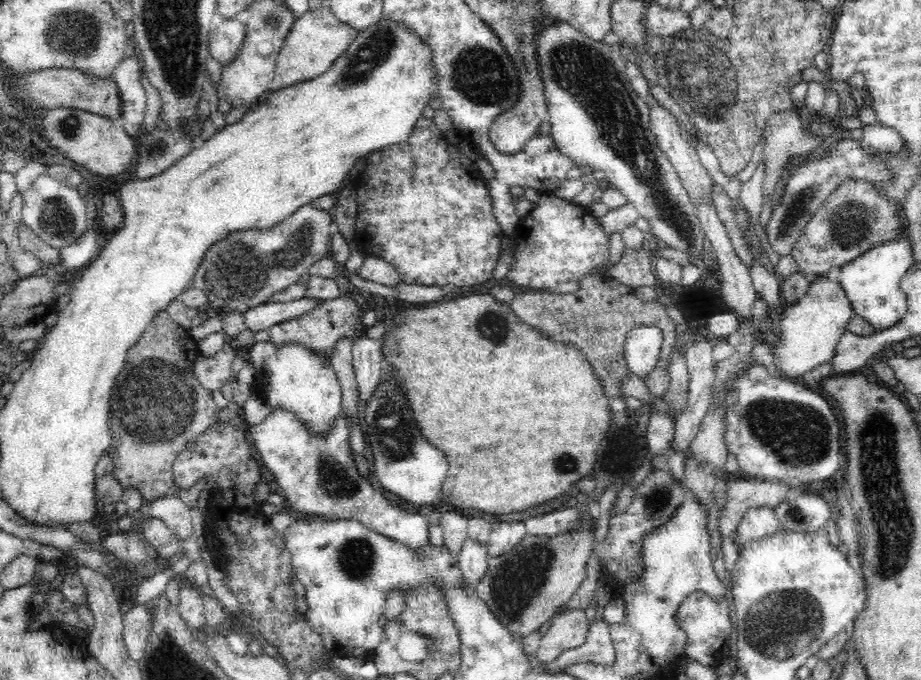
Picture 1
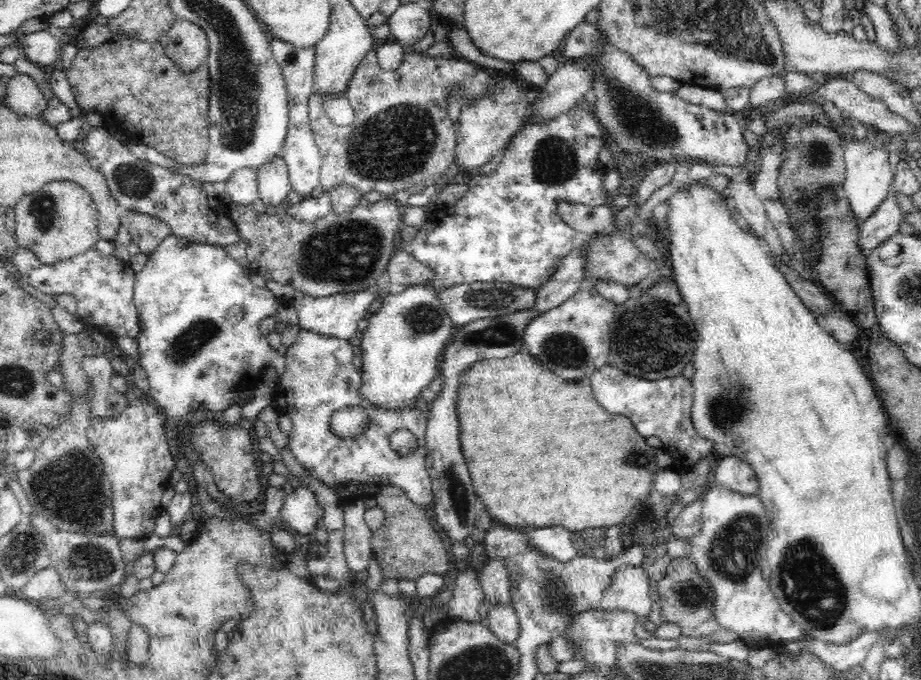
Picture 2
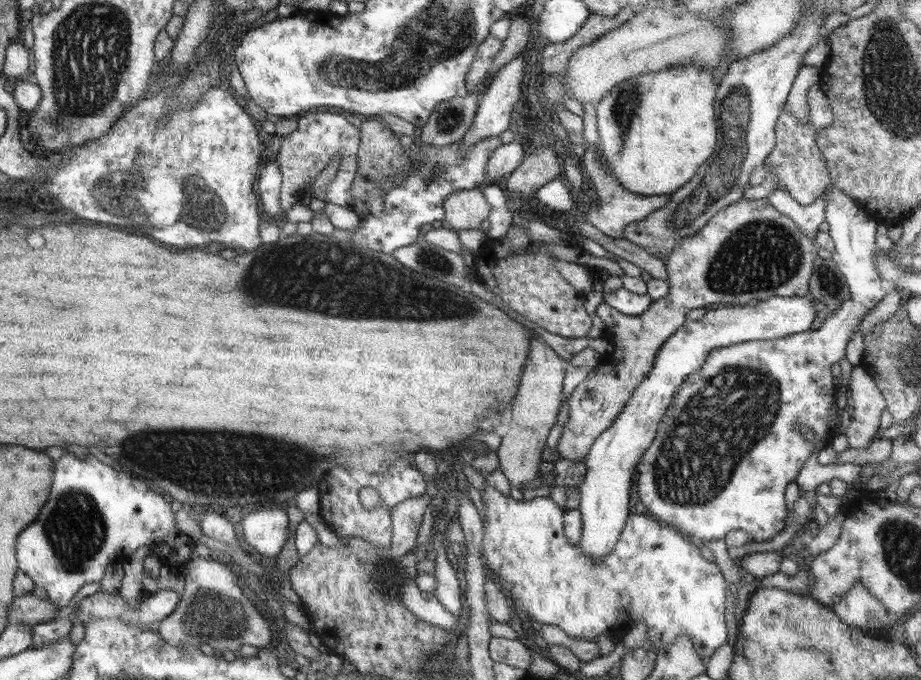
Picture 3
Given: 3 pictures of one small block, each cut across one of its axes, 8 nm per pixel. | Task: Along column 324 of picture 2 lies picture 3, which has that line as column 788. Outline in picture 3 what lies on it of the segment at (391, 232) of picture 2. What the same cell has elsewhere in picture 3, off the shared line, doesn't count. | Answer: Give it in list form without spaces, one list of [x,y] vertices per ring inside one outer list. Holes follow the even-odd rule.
[[[742,198],[732,205],[720,209],[701,229],[681,238],[667,256],[665,267],[668,275],[669,296],[655,300],[652,306],[638,316],[622,314],[612,306],[602,302],[596,308],[606,324],[605,337],[613,344],[612,368],[611,356],[600,356],[600,363],[589,376],[571,394],[568,400],[568,420],[560,433],[556,450],[562,459],[583,462],[589,454],[594,441],[608,430],[623,412],[639,384],[653,370],[657,352],[665,341],[673,336],[687,321],[686,313],[694,308],[716,308],[717,306],[747,305],[750,300],[763,301],[770,297],[799,297],[810,295],[809,282],[813,271],[813,262],[818,258],[816,246],[810,237],[799,229],[793,218],[782,214],[767,199],[746,200]]]

